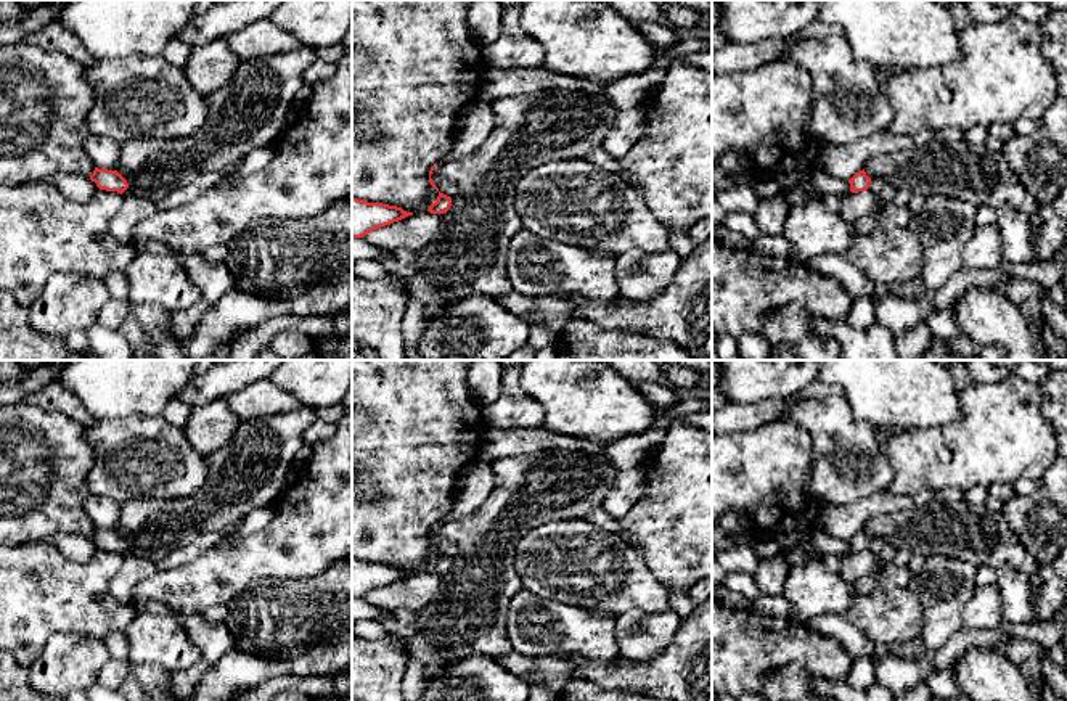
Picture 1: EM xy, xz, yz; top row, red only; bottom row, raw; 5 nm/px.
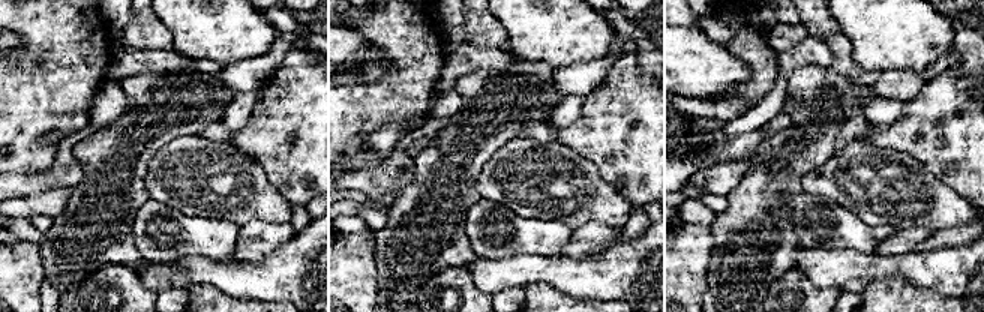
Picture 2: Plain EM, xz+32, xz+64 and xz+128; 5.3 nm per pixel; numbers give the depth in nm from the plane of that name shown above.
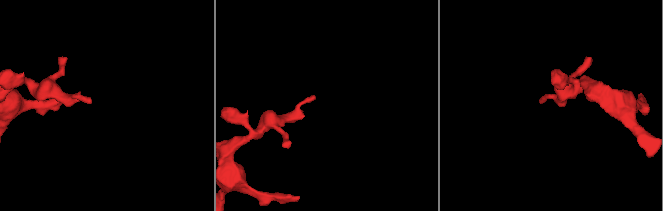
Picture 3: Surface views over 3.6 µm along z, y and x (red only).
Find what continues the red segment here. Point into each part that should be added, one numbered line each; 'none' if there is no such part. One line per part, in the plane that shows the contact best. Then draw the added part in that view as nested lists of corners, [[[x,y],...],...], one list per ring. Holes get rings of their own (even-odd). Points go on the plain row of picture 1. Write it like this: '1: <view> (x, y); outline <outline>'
none

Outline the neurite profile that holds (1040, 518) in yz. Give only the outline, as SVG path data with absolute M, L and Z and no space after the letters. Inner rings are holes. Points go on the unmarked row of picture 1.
M1057 457L1053 466L1038 479L1038 489L1028 495L1014 495L1003 506L1009 527L1017 534L1025 550L1048 566L1067 545L1067 461Z

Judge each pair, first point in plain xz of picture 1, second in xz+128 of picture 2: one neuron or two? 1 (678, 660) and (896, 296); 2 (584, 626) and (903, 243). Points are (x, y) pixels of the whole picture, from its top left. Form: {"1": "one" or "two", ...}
{"1": "two", "2": "two"}

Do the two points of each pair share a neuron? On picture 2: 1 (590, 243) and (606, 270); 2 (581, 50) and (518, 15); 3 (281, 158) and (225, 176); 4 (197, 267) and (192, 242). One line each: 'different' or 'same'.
1: different
2: same
3: different
4: different

